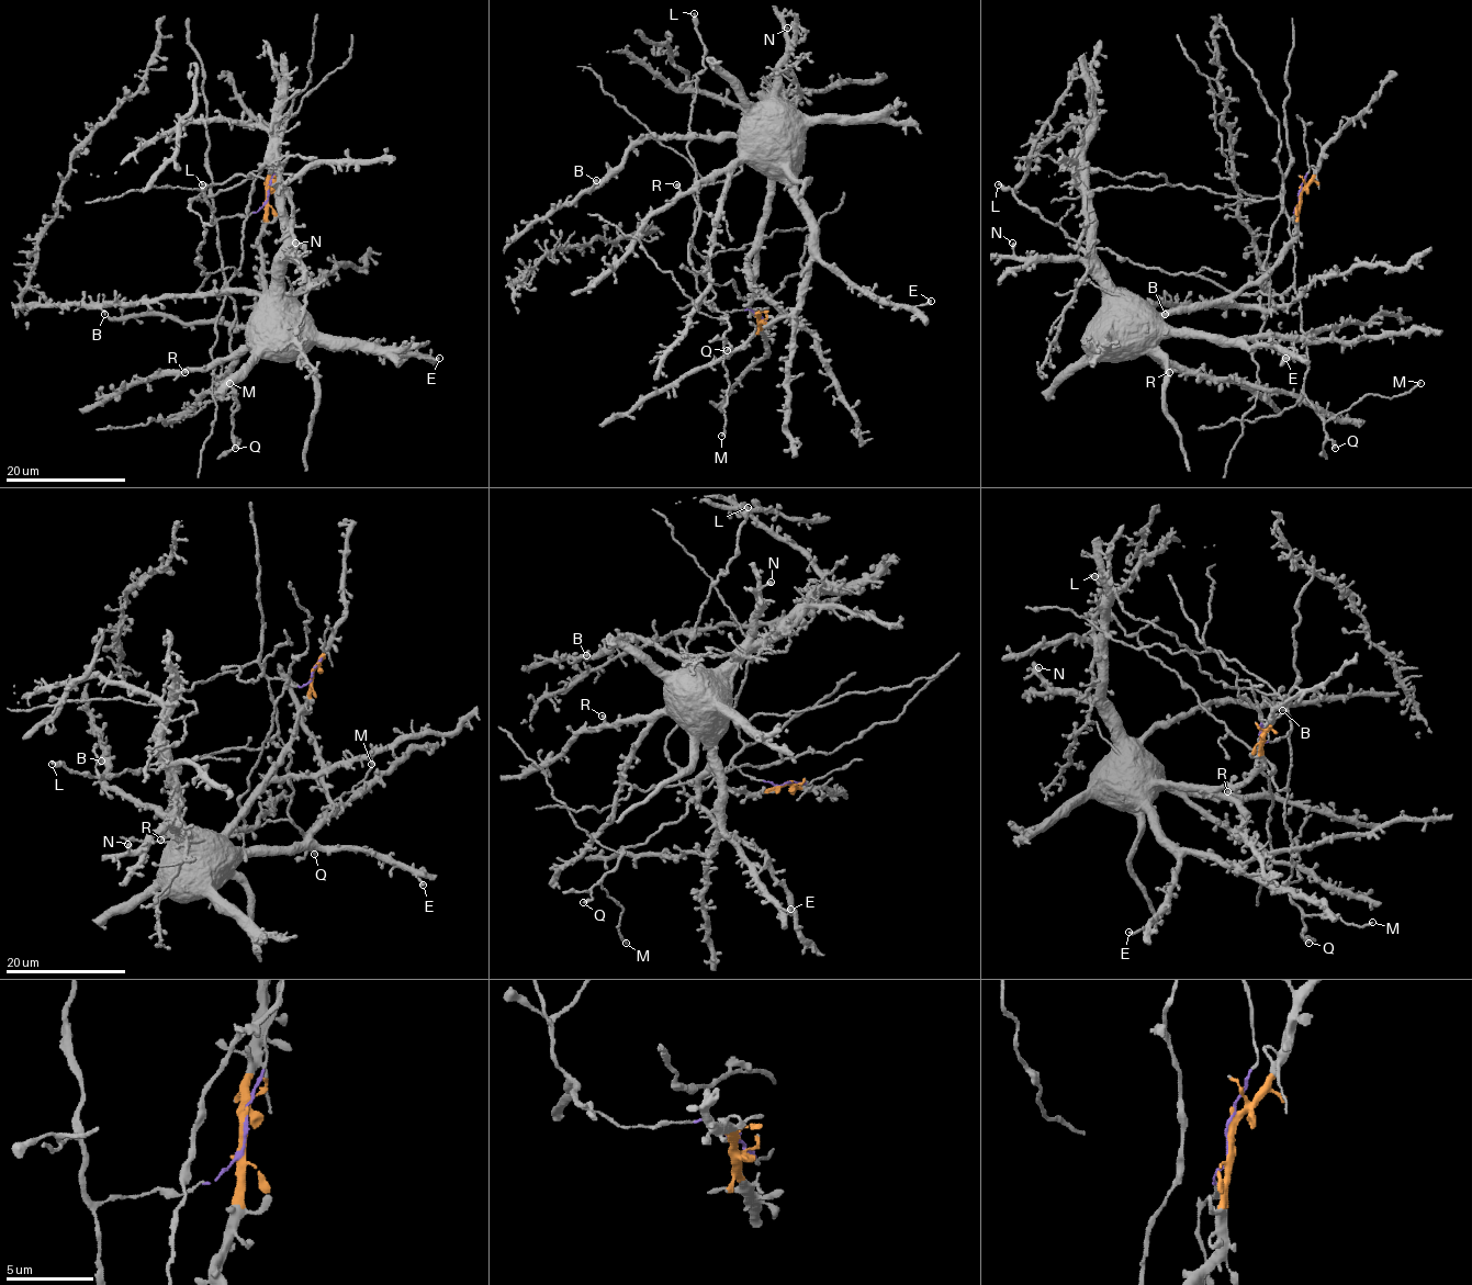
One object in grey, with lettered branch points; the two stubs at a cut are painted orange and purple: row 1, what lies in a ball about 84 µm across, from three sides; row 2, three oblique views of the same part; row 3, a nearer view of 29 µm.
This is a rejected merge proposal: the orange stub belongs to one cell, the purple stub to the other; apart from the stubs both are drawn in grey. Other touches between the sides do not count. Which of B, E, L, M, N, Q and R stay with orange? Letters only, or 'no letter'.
B, E, N, R

